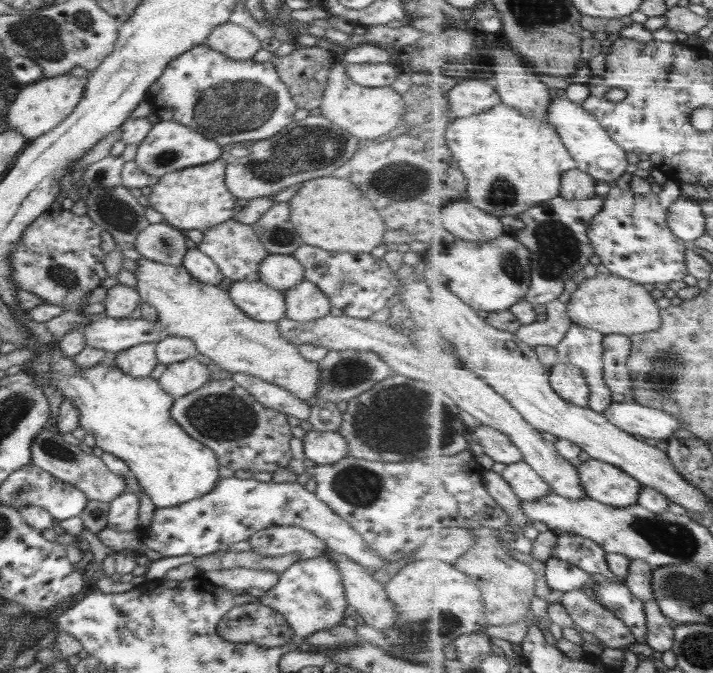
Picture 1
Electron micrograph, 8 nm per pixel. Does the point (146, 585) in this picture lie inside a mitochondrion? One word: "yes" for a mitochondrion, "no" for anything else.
no

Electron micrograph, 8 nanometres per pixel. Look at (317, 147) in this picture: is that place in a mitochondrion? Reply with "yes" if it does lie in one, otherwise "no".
yes

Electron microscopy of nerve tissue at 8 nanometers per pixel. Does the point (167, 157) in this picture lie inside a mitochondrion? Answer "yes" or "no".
yes

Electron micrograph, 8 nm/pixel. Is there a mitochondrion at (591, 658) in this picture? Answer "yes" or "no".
no

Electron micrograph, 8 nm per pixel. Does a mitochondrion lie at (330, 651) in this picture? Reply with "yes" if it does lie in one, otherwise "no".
no

